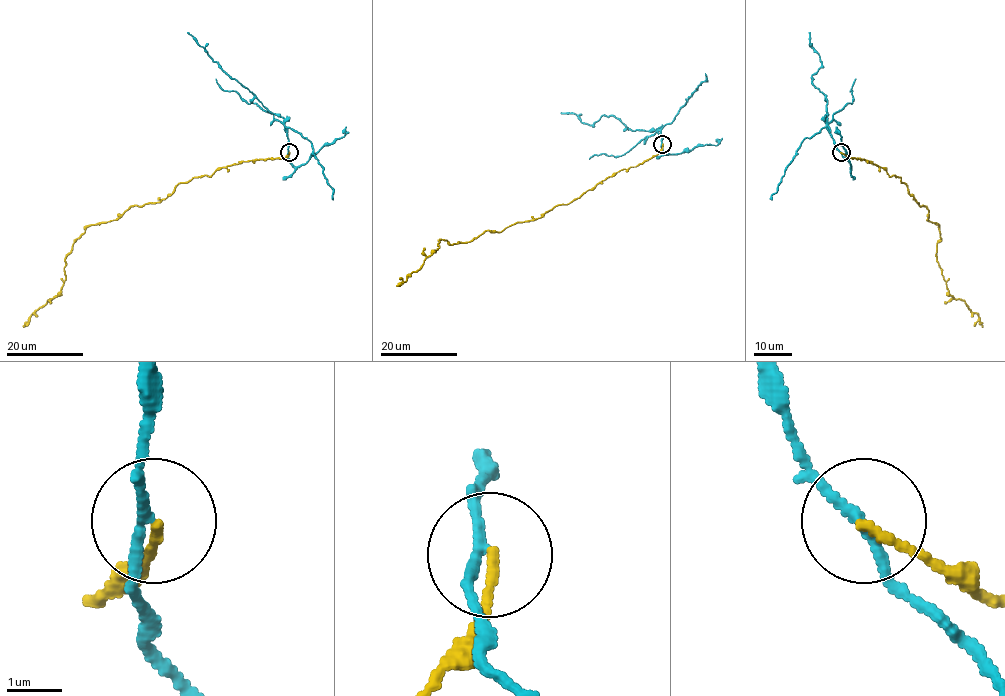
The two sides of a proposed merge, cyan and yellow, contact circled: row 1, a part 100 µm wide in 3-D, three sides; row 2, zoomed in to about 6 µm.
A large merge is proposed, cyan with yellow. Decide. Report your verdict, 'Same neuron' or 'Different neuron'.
Different neuron

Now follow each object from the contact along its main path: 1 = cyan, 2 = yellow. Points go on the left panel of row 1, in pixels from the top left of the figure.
1: (289, 152), (283, 118), (270, 112), (214, 62), (187, 32)
2: (289, 152), (221, 167), (180, 182), (157, 203), (89, 226), (66, 257), (61, 292), (23, 327)

